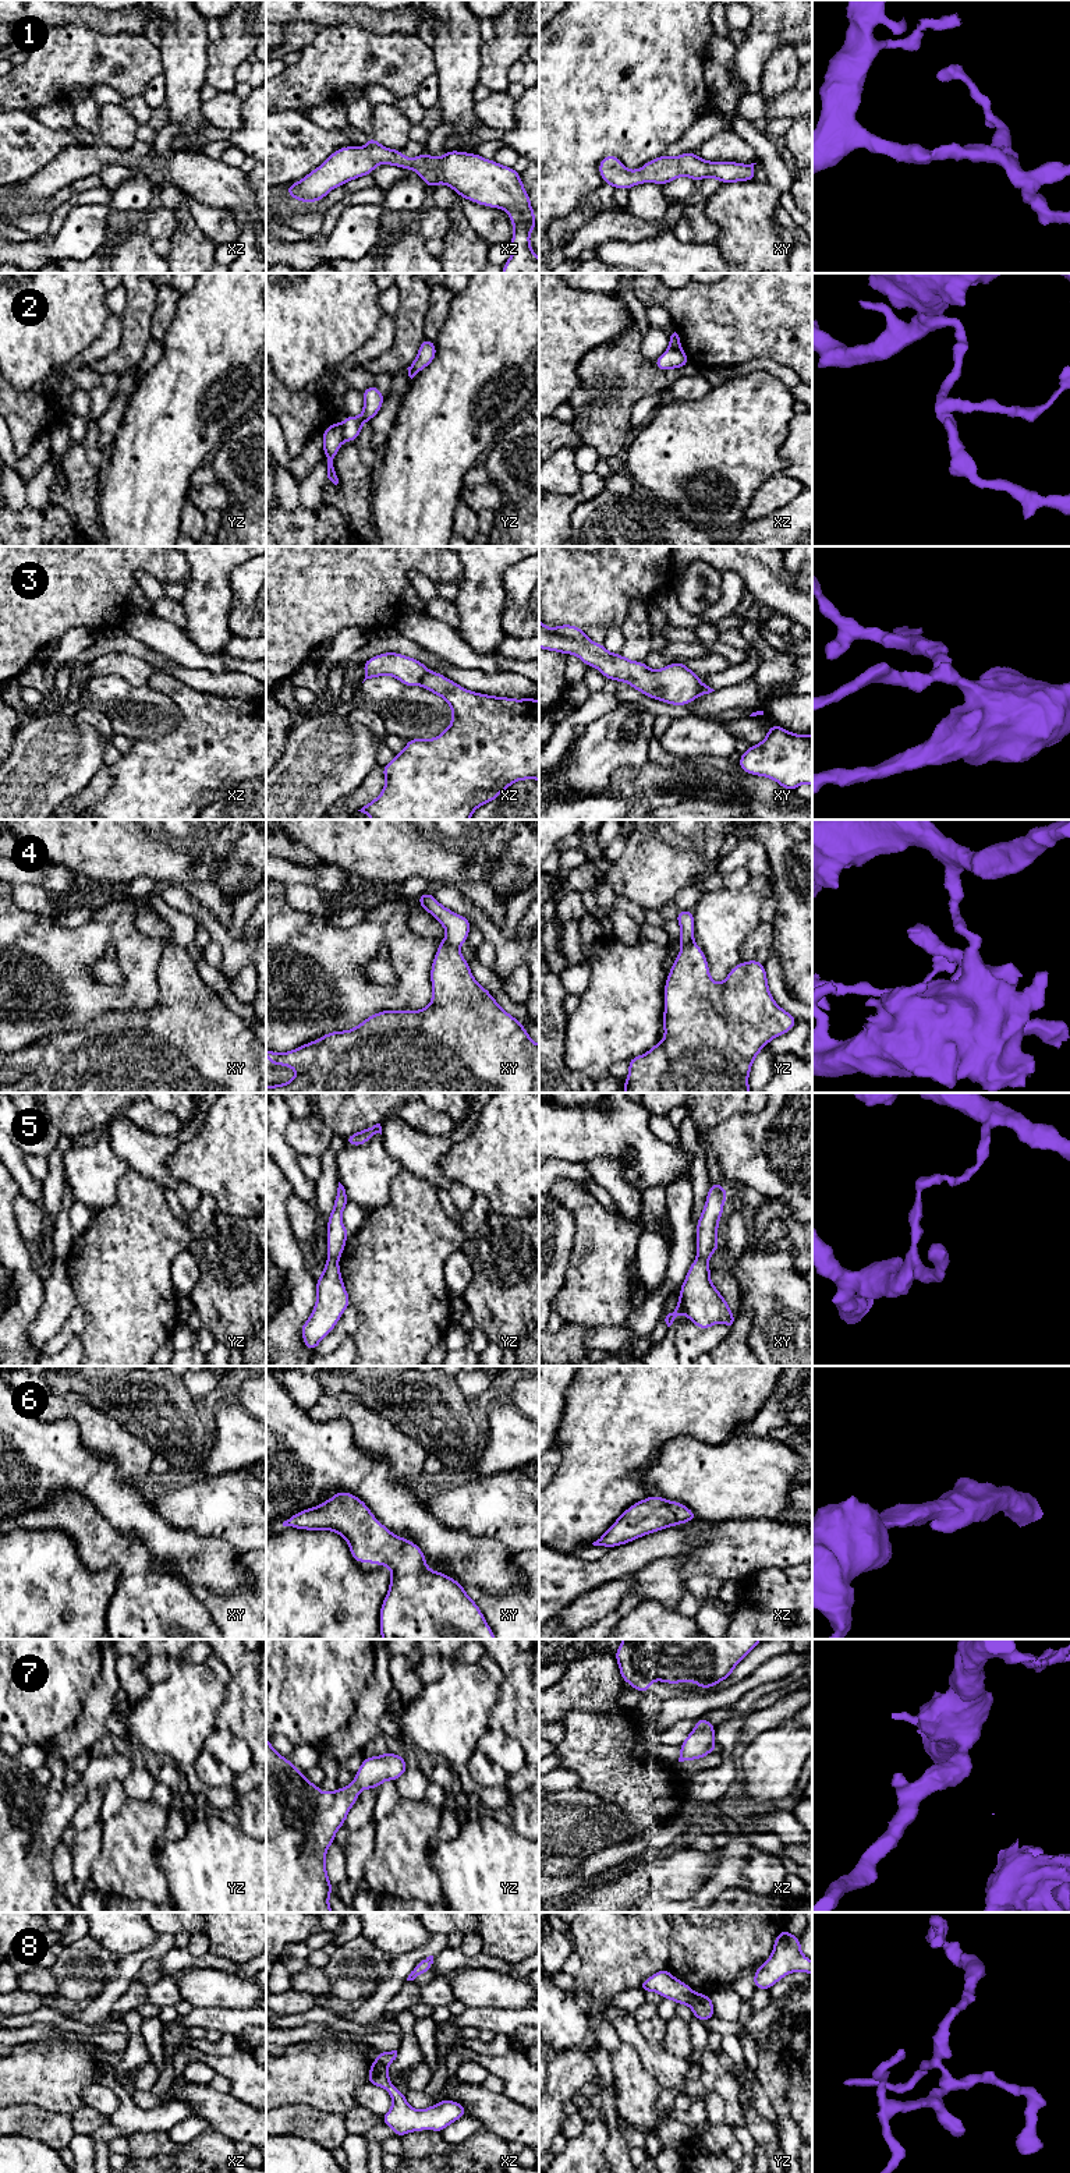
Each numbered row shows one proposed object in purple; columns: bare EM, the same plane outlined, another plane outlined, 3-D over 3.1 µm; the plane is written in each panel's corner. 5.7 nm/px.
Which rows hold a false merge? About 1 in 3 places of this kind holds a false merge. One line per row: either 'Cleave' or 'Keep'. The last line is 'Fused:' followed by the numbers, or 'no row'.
1: Keep
2: Cleave
3: Cleave
4: Cleave
5: Cleave
6: Keep
7: Keep
8: Cleave
Fused: 2, 3, 4, 5, 8

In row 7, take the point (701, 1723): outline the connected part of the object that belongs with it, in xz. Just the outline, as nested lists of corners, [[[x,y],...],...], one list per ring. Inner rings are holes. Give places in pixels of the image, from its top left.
[[[704,1717],[695,1721],[695,1728],[680,1745],[679,1762],[695,1760],[718,1751],[715,1745],[715,1726]]]

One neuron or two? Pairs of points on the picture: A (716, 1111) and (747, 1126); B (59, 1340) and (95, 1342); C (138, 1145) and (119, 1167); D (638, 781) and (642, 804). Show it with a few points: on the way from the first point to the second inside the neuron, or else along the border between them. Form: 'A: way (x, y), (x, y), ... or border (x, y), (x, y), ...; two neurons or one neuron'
A: border (761, 1108), (698, 1129); two neurons
B: border (80, 1305), (84, 1313), (84, 1331), (78, 1338); two neurons
C: border (109, 1133), (113, 1150), (130, 1168); two neurons
D: way (638, 786), (641, 799); one neuron

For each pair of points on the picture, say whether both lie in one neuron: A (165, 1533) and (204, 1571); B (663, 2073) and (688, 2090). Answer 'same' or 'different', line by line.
A: same
B: same

